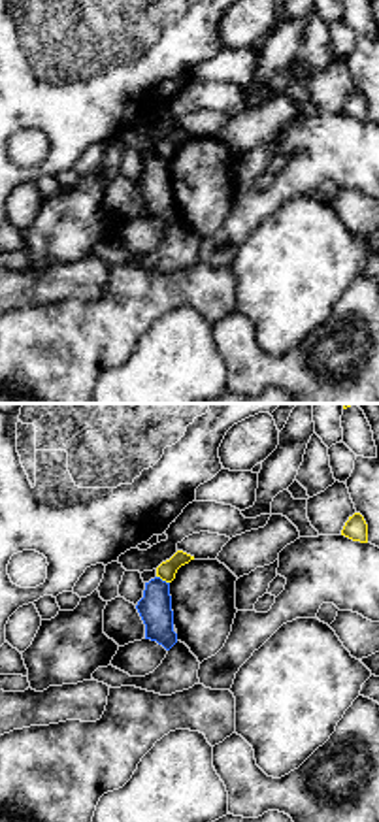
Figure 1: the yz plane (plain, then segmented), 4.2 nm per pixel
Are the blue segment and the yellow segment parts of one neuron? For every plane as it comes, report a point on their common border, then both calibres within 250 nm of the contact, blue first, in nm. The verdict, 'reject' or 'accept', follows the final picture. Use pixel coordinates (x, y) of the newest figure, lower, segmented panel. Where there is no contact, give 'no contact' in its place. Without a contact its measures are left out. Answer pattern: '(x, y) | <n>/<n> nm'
(161, 579) | 140/80 nm

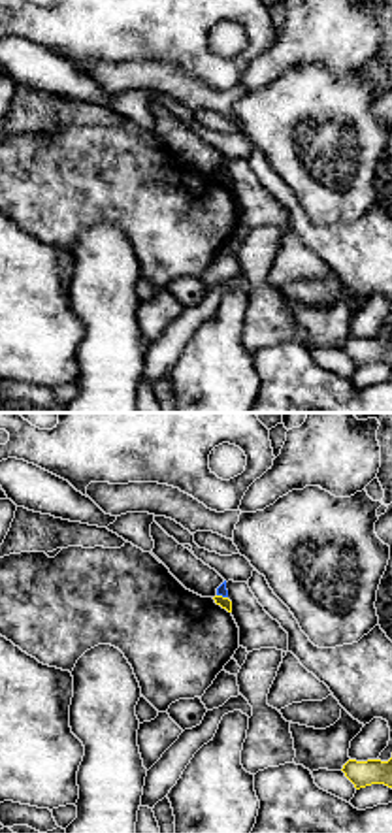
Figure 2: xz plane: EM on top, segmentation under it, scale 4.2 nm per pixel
(223, 596) | 50/50 nm

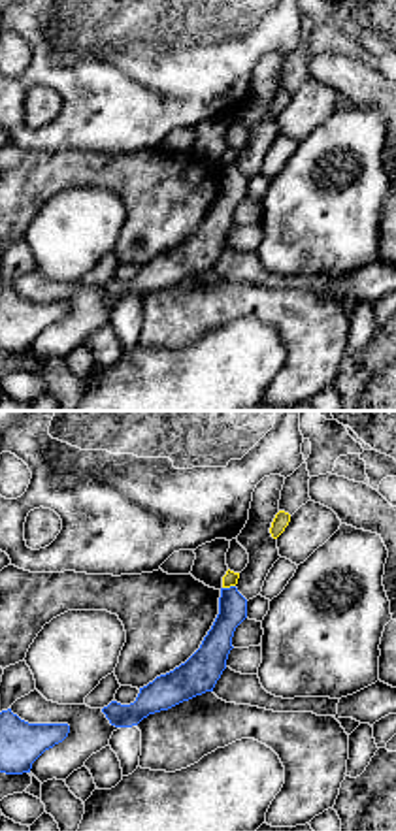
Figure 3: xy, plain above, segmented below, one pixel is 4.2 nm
(230, 586) | 130/60 nm

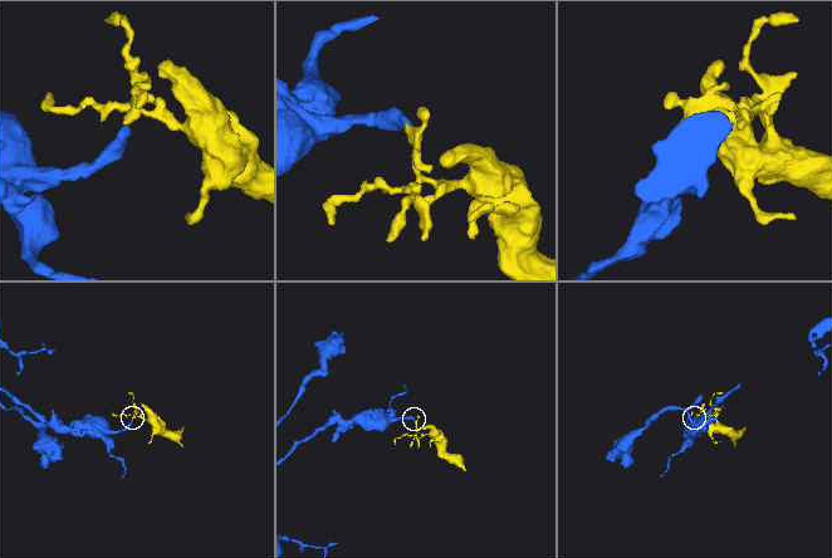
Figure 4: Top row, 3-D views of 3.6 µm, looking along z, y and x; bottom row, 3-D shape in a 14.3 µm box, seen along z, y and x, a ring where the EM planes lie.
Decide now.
reject

